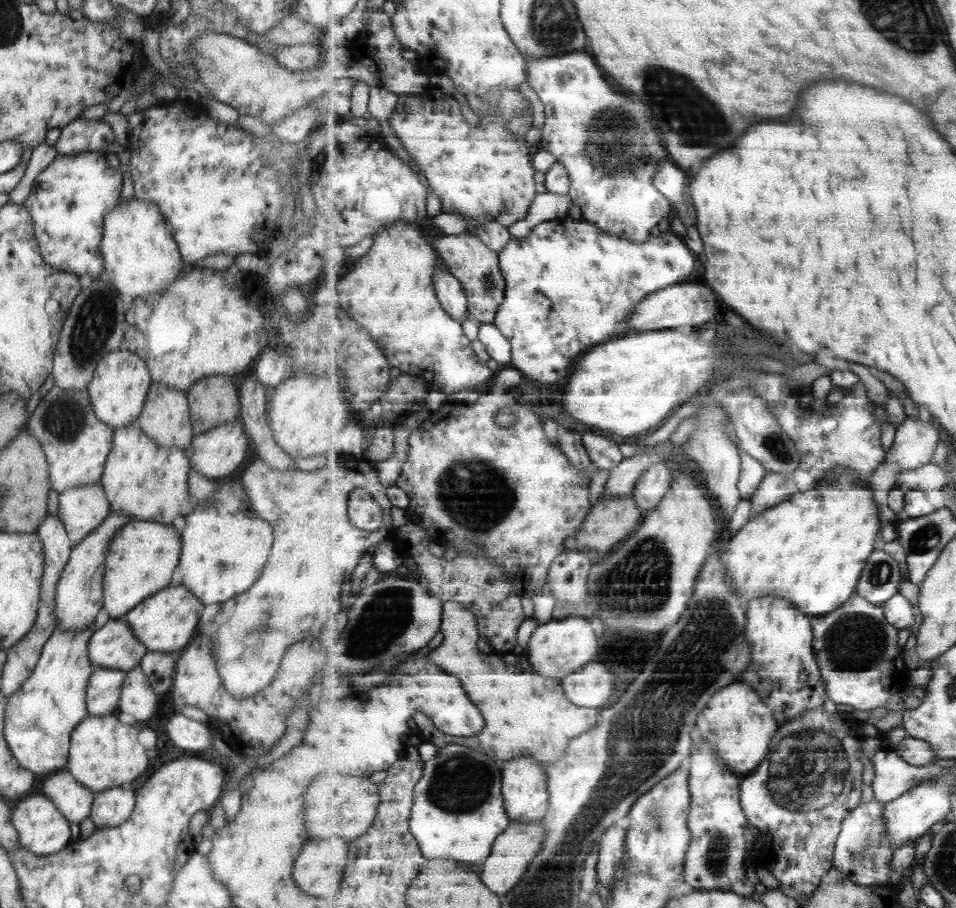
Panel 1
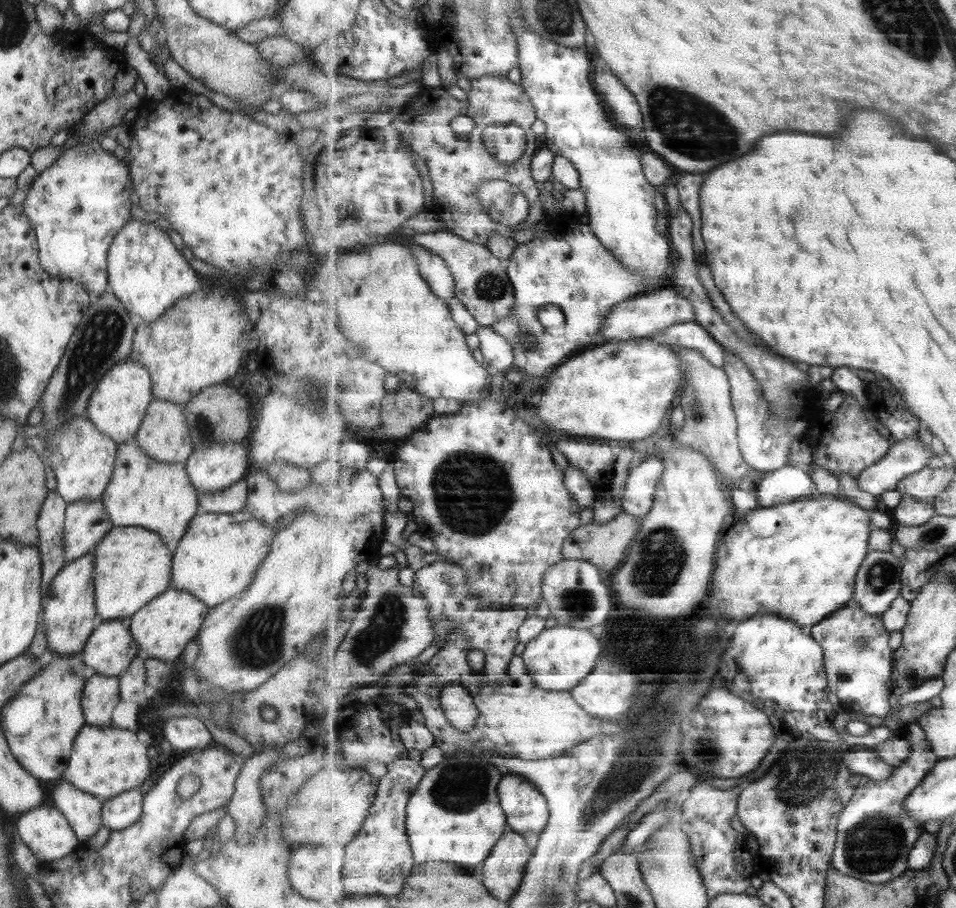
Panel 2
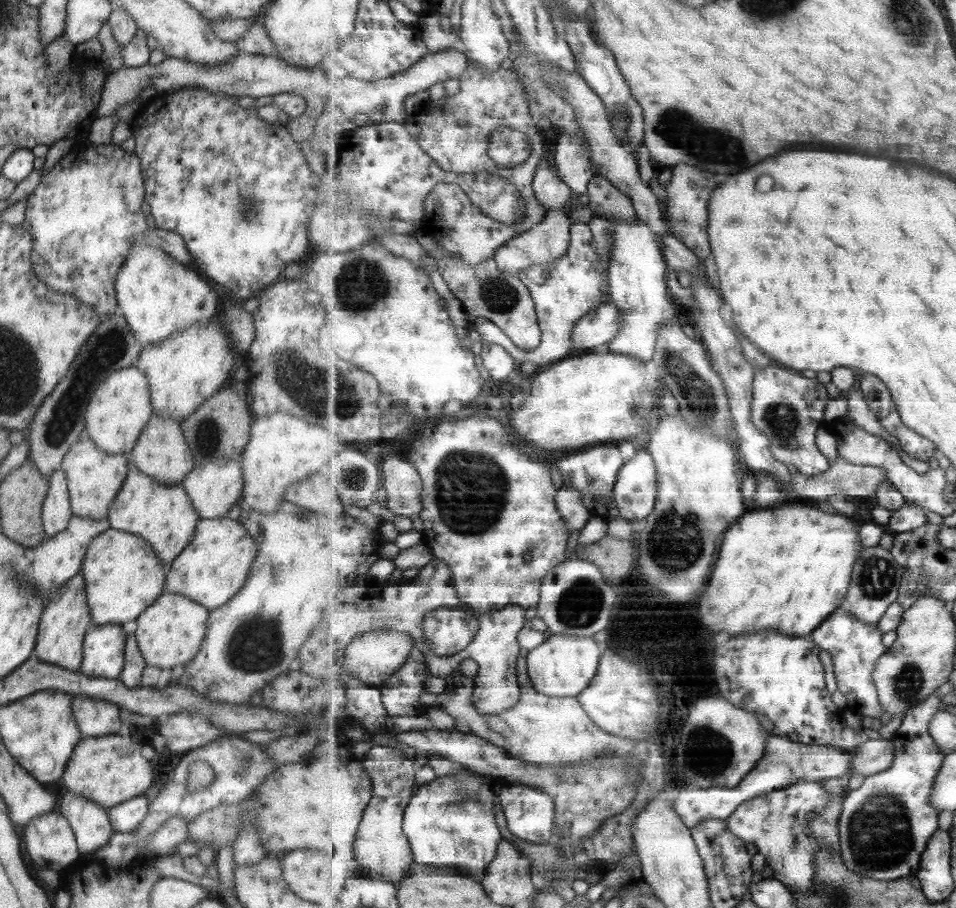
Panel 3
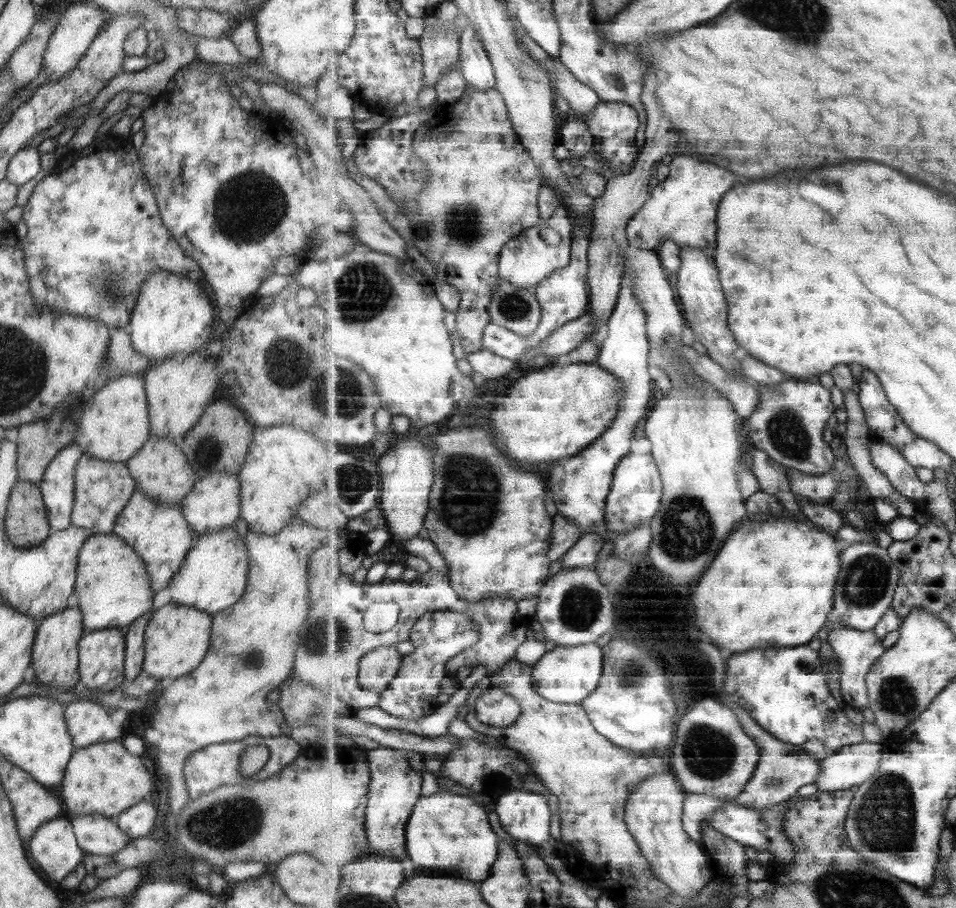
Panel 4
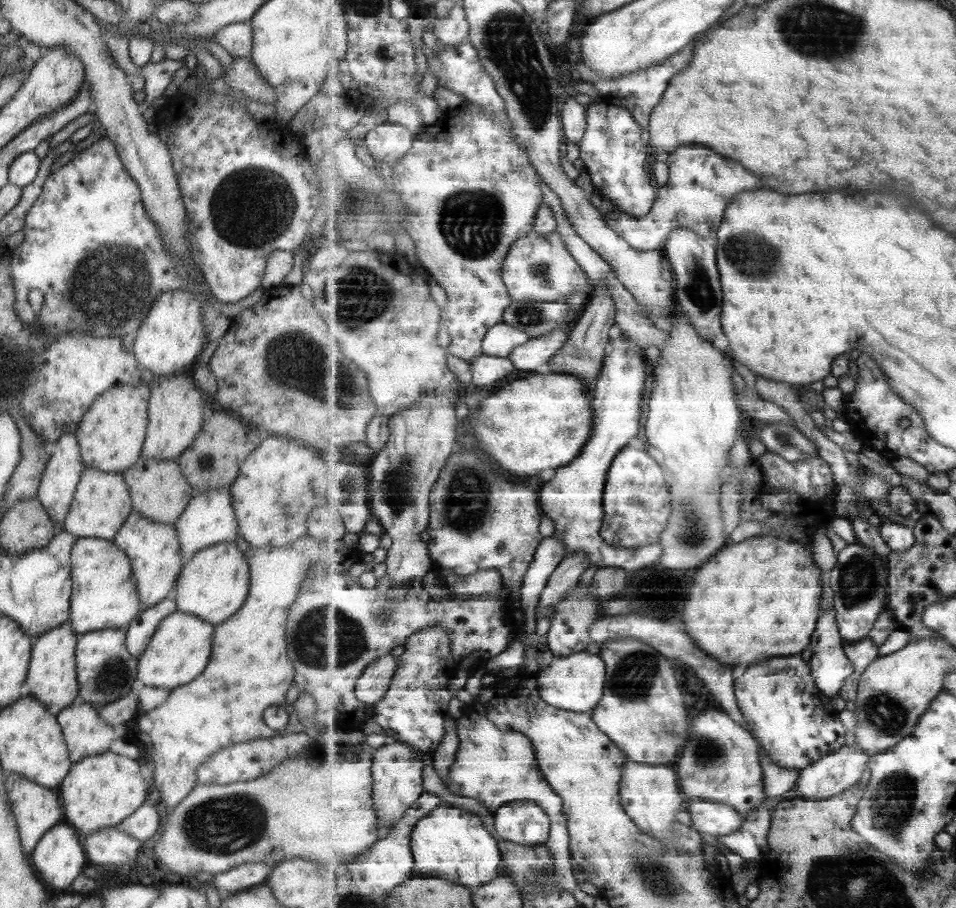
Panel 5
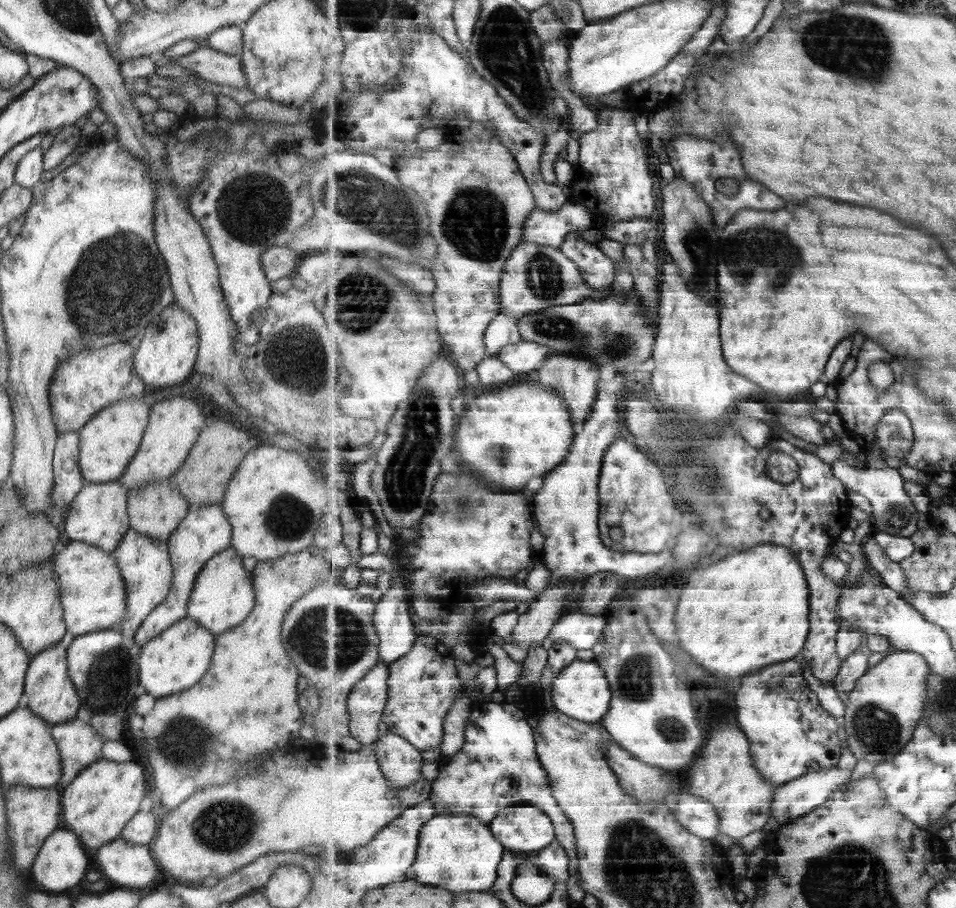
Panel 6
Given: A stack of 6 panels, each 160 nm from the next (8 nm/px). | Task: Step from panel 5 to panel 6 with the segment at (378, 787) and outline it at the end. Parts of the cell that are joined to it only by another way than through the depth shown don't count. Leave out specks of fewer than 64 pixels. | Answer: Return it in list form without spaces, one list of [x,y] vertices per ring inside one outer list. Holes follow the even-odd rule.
[[[387,731],[376,743],[378,763],[383,777],[393,789],[409,789],[423,776],[423,756],[407,739]]]

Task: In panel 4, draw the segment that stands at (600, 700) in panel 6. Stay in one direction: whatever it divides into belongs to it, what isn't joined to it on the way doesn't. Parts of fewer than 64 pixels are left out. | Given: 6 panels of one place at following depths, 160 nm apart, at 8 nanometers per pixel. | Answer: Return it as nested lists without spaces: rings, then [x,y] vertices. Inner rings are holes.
[[[596,643],[576,647],[556,645],[533,667],[534,687],[543,698],[551,702],[582,704],[601,680],[604,671],[604,650]]]

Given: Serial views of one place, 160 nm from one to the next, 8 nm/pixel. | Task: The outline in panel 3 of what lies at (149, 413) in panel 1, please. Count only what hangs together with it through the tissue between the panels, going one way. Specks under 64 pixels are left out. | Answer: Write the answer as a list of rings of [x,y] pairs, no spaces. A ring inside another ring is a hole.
[[[153,413],[149,422],[143,426],[127,458],[143,473],[164,485],[180,483],[188,470],[194,465],[191,451],[185,442],[177,420],[161,418]]]

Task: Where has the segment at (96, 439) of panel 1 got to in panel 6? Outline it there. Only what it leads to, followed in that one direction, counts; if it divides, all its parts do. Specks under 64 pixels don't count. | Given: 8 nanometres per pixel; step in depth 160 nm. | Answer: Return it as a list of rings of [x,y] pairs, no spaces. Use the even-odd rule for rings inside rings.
[[[118,479],[109,482],[85,482],[70,503],[63,524],[63,532],[67,534],[68,540],[86,542],[111,553],[125,531],[130,528],[126,513],[126,491]]]

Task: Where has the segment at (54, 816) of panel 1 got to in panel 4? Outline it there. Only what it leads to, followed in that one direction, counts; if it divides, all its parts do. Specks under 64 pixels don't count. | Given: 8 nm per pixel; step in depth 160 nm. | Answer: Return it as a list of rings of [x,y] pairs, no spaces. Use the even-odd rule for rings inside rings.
[[[66,815],[65,820],[53,818],[40,824],[34,833],[27,842],[29,854],[47,878],[60,882],[82,862],[85,853],[77,845]]]

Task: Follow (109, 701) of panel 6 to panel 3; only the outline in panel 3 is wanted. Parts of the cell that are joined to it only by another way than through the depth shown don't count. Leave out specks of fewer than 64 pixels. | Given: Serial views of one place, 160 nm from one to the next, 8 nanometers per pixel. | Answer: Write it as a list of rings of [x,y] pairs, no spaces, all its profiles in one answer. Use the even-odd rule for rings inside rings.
[[[117,623],[93,625],[83,637],[79,670],[87,676],[117,679],[124,663],[128,627]]]

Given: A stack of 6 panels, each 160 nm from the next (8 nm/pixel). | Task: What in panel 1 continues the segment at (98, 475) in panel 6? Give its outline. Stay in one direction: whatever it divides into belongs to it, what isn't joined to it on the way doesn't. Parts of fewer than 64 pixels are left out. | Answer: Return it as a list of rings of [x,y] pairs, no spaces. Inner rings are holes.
[[[122,347],[115,352],[107,352],[97,362],[91,380],[85,388],[95,418],[113,430],[135,423],[140,415],[151,381],[149,371],[143,360],[135,354],[131,354],[126,348]]]

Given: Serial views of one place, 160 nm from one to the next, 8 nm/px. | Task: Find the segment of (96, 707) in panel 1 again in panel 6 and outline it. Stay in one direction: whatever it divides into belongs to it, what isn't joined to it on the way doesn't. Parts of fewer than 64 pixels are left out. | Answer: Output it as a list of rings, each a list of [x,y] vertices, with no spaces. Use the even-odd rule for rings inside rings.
[[[79,715],[50,725],[49,732],[61,757],[59,788],[67,786],[77,773],[101,759],[104,740],[93,730],[90,722],[82,721]]]

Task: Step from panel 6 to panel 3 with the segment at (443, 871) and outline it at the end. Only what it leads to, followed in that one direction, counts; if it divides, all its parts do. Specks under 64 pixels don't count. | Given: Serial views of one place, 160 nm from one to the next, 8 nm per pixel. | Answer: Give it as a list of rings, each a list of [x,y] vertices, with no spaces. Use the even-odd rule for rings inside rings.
[[[469,772],[449,774],[449,776],[436,777],[419,787],[411,800],[411,804],[404,816],[404,832],[409,838],[414,850],[415,860],[423,864],[437,866],[465,866],[469,868],[469,876],[483,878],[485,870],[495,860],[499,842],[502,842],[501,830],[495,818],[495,805],[499,804],[498,791],[491,790],[491,782],[477,778]]]

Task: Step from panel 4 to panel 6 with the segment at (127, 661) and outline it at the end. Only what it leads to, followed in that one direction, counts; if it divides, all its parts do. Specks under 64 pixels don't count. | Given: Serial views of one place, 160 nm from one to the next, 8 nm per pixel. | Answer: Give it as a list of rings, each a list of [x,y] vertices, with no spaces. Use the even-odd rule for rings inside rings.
[[[220,503],[204,504],[201,506],[190,505],[186,515],[181,519],[177,528],[166,538],[169,562],[173,568],[172,583],[167,596],[140,622],[135,630],[132,640],[140,647],[157,636],[162,630],[186,616],[188,594],[192,589],[195,575],[203,568],[214,554],[230,546],[231,527],[227,517],[224,516]]]

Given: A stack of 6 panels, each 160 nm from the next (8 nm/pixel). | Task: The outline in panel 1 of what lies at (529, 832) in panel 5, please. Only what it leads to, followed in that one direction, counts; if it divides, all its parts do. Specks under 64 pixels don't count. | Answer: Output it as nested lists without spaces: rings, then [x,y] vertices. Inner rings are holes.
[[[529,755],[521,758],[510,758],[503,762],[502,772],[502,794],[504,803],[510,820],[522,823],[532,823],[546,821],[550,812],[551,794],[549,794],[549,784],[547,784],[546,765]]]

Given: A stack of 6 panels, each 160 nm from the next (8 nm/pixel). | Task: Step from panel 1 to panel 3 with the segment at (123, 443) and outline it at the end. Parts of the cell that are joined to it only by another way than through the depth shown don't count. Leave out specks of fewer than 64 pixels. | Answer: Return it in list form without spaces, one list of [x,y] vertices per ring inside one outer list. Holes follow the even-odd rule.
[[[126,457],[127,474],[121,489],[111,499],[107,509],[106,520],[111,528],[124,530],[146,540],[155,551],[164,566],[171,561],[191,542],[199,515],[193,510],[189,497],[181,483],[164,485],[154,478],[143,474]]]

